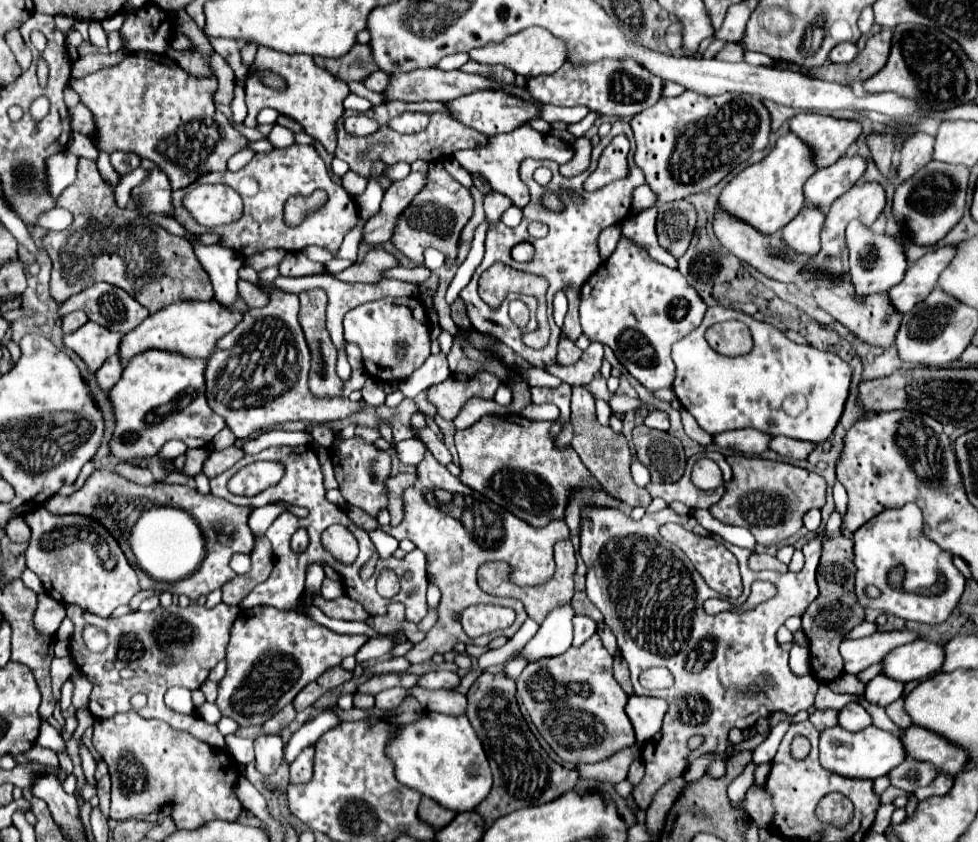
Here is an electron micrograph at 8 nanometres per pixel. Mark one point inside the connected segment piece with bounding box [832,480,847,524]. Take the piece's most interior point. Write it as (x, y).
(839, 494)

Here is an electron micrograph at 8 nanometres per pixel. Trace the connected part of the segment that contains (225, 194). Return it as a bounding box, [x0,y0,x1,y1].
[183,185,243,227]

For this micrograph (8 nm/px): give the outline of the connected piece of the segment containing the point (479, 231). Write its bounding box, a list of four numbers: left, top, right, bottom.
[447,221,489,306]

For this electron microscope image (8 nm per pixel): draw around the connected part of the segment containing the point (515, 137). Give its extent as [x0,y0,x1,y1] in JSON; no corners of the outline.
[453,125,573,209]

